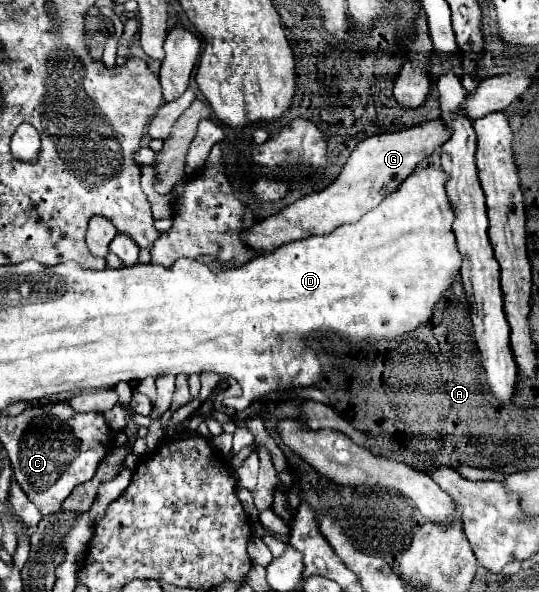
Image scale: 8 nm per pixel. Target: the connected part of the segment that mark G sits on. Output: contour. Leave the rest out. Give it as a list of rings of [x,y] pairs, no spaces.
[[[435,118],[399,132],[385,132],[361,140],[361,144],[357,144],[351,152],[345,168],[341,170],[335,182],[331,182],[321,192],[303,196],[301,200],[269,216],[267,220],[245,228],[241,232],[243,244],[255,250],[257,254],[269,254],[287,242],[309,238],[315,234],[327,234],[341,224],[359,220],[359,216],[375,208],[387,194],[399,188],[399,184],[415,170],[415,166],[429,154],[433,154],[437,148],[441,148],[449,138],[449,124],[445,124],[443,118]]]

